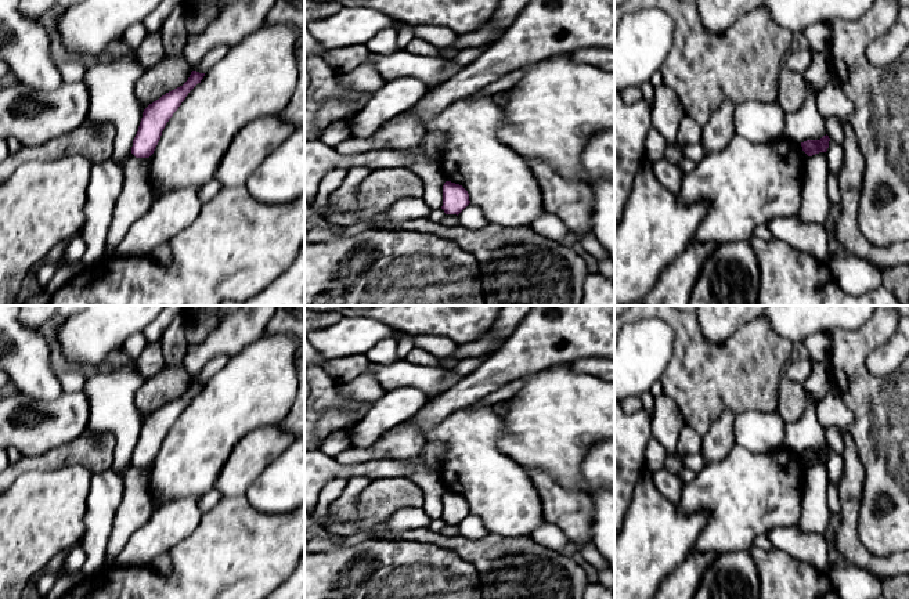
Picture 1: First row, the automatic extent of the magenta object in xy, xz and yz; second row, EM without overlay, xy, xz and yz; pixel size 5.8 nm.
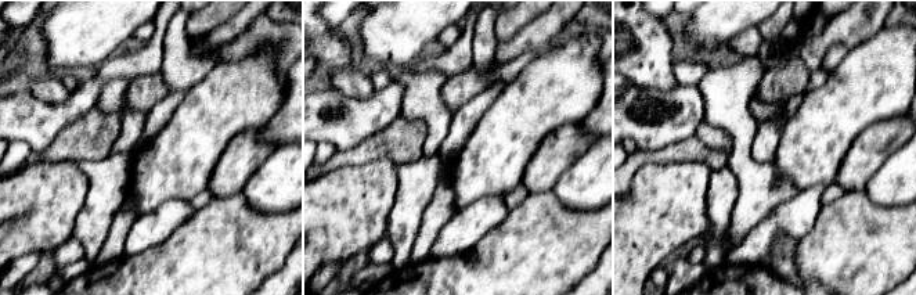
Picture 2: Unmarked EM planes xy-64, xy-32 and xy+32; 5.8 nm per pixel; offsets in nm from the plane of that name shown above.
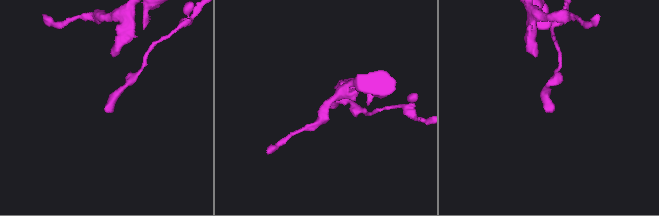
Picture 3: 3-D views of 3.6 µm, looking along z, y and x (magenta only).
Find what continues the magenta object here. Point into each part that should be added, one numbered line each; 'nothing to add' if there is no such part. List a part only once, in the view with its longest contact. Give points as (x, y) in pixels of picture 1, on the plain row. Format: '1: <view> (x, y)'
nothing to add

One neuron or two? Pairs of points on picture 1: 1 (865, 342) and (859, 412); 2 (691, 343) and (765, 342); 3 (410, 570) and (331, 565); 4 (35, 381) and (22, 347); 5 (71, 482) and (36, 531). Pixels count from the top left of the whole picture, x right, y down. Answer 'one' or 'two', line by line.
1: one
2: one
3: one
4: one
5: one

